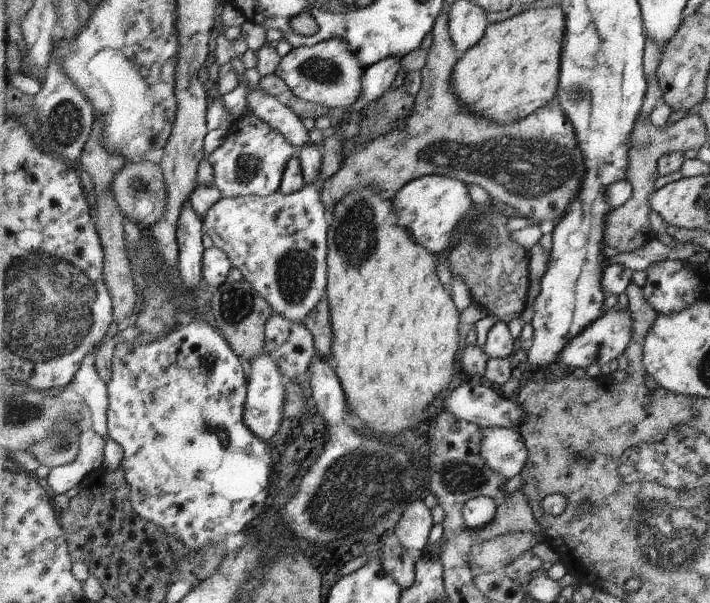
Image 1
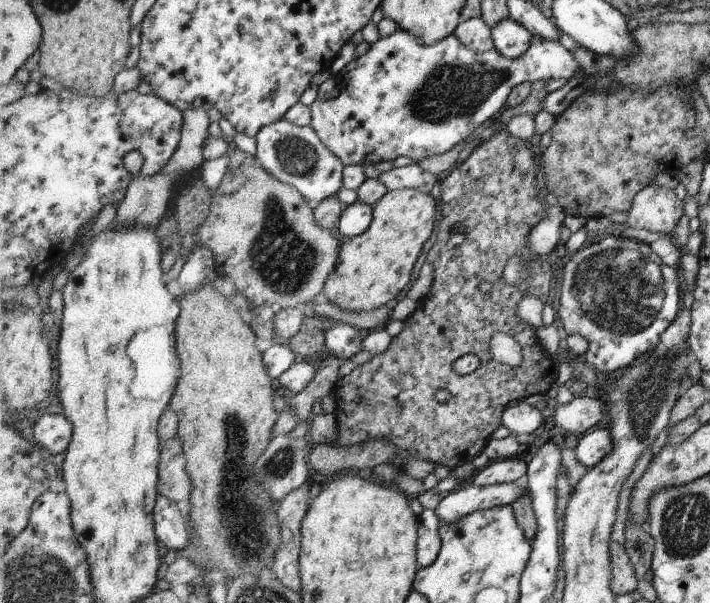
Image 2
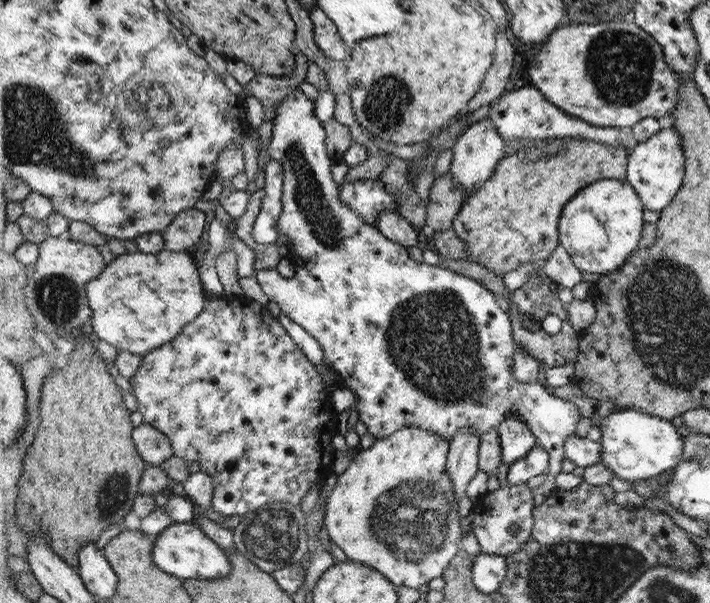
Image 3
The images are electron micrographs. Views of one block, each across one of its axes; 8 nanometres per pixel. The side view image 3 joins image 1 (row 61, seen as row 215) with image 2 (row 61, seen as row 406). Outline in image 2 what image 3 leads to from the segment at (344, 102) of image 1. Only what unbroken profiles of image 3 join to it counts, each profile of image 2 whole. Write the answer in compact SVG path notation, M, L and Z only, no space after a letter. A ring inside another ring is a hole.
M397 30L372 43L363 56L349 62L335 74L337 94L328 100L316 99L309 106L310 126L346 165L366 166L384 160L393 161L399 156L407 156L420 163L426 157L448 152L476 128L480 128L488 118L500 113L509 94L523 82L567 81L577 75L578 69L581 68L572 51L554 40L534 37L532 46L521 57L509 59L495 48L483 53L470 50L454 33L436 44L426 46L416 35Z

